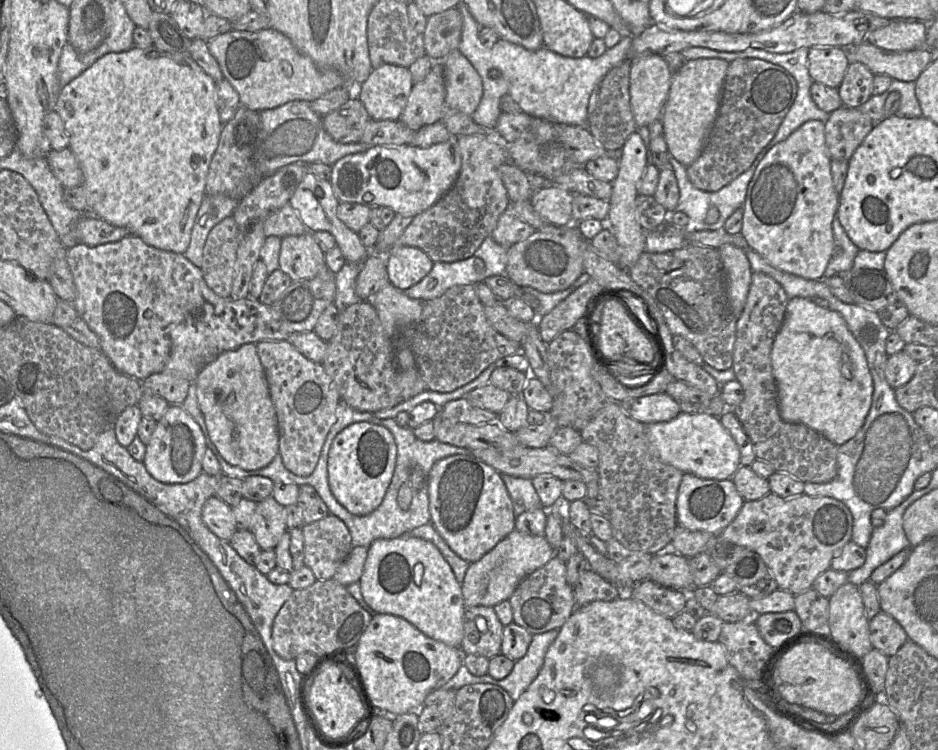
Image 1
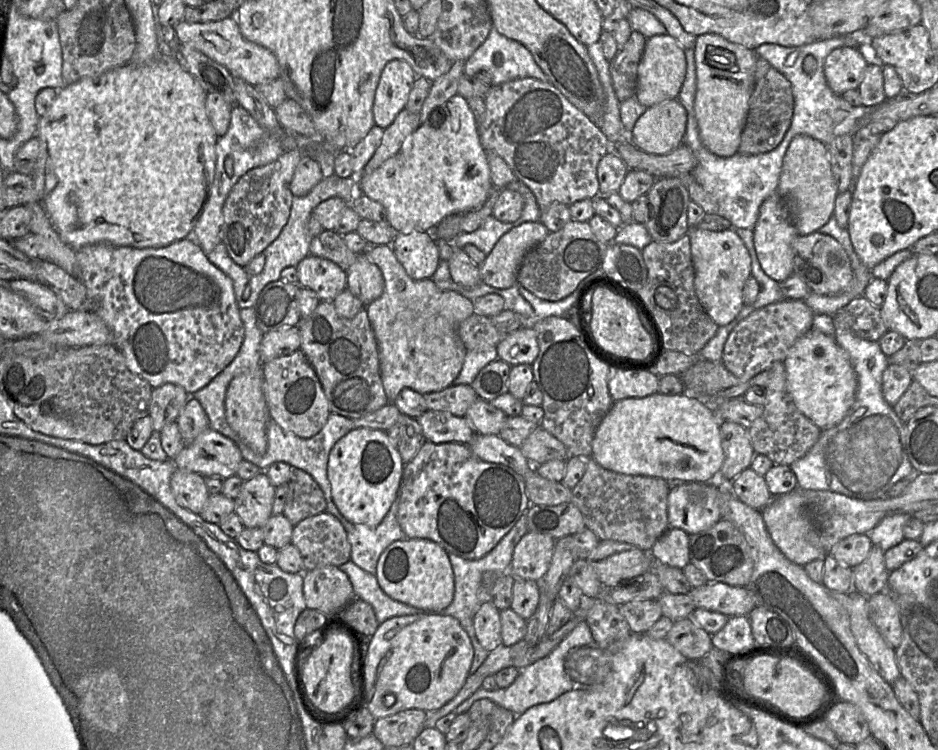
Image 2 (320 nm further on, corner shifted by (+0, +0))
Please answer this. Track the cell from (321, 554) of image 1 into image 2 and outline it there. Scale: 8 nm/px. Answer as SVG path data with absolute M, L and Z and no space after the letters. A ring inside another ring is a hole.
M324 511L308 517L293 527L291 536L293 544L303 559L304 571L310 571L321 566L340 566L350 560L351 546L340 521Z

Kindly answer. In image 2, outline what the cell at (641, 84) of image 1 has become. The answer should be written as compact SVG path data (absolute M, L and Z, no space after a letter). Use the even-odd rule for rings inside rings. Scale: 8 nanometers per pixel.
M668 34L647 38L644 51L637 69L635 96L649 108L669 99L677 99L686 73L684 48Z

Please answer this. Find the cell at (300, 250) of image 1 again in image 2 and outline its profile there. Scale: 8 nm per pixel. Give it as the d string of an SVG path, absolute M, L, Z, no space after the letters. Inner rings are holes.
M307 255L296 266L298 285L309 288L321 301L333 301L347 289L347 272L331 260Z

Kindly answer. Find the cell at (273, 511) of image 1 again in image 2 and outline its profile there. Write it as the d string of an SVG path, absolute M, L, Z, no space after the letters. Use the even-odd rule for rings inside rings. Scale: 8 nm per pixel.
M265 472L245 481L234 499L234 512L247 528L262 528L272 515L275 488Z

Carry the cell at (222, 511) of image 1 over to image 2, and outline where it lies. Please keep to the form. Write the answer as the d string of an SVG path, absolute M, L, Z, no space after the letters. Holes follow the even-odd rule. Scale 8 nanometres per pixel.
M176 469L170 481L176 502L193 513L200 513L208 500L204 477L200 474Z

